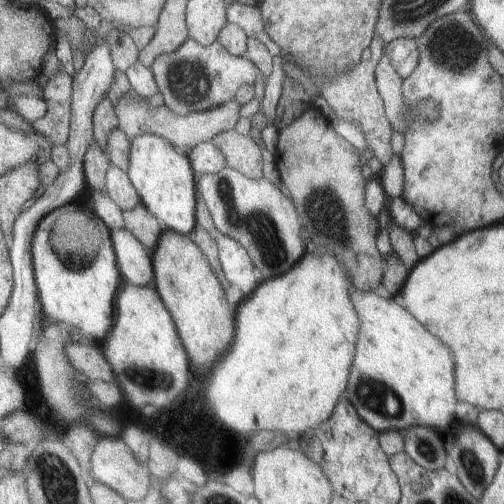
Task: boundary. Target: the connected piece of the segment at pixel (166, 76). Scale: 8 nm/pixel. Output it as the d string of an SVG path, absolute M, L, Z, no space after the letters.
M191 36L171 54L161 54L151 62L151 74L167 106L177 116L189 116L227 104L235 98L241 86L253 86L259 70L245 56L229 54L217 40L209 46L201 46Z

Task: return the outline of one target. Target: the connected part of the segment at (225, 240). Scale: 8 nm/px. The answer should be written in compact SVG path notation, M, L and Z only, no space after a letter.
M219 236L217 238L217 254L219 254L219 266L225 274L225 278L229 280L229 284L237 286L243 294L251 294L261 278L257 268L253 266L253 262L249 260L247 252L237 244L237 240L229 238L229 236Z

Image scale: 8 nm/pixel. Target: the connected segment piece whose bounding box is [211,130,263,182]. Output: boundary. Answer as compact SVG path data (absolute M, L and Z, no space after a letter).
M235 130L221 132L211 140L227 160L227 168L241 172L251 180L263 178L263 156L251 136L241 136Z

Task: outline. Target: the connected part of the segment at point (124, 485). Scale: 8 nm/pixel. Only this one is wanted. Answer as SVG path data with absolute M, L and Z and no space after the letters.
M101 438L93 454L93 480L121 492L129 502L143 502L147 496L149 474L133 448L121 438Z

